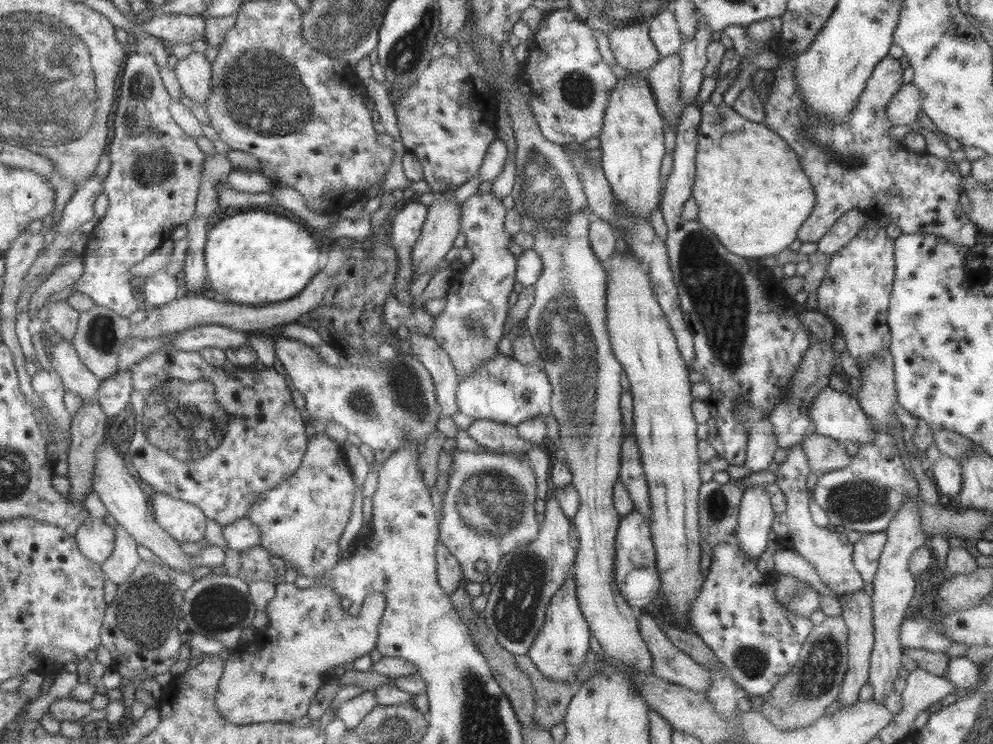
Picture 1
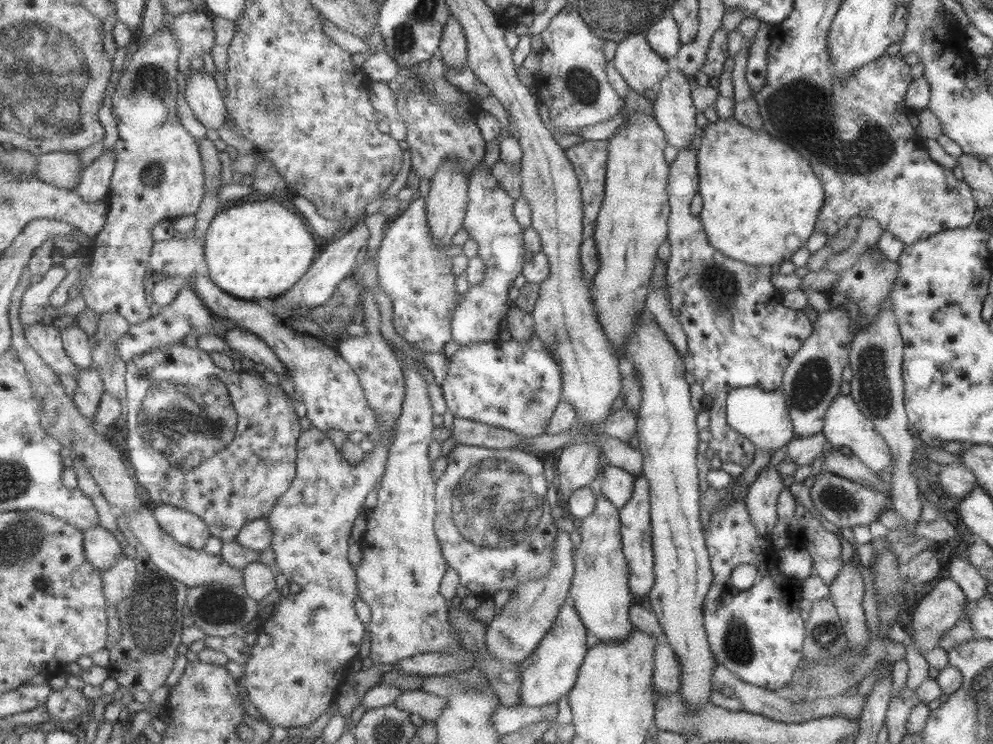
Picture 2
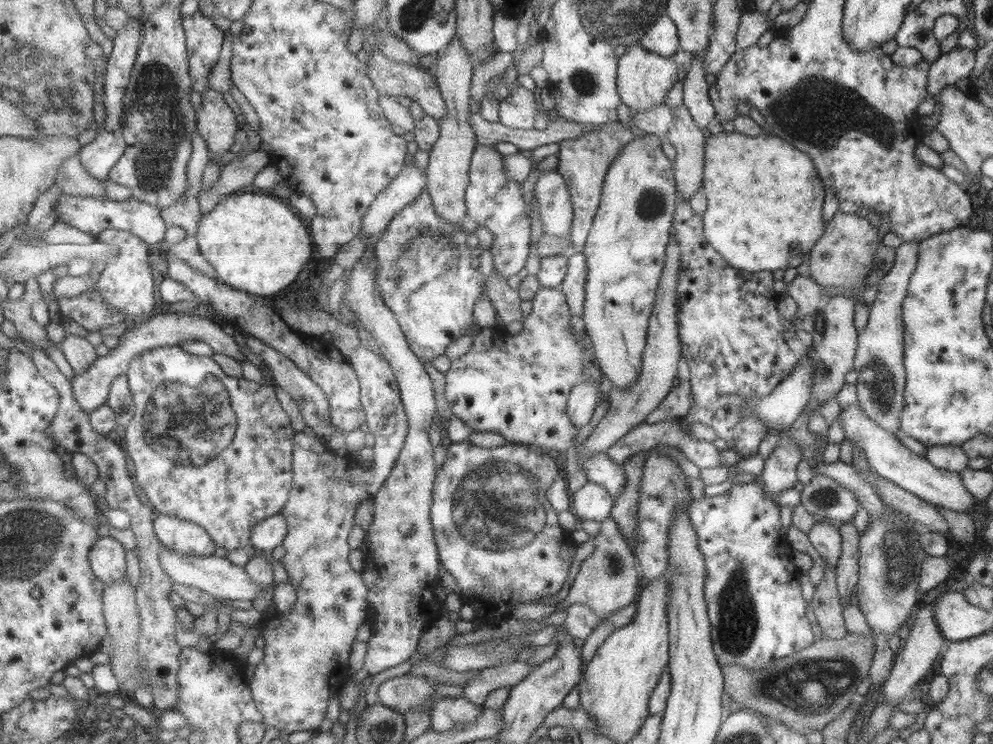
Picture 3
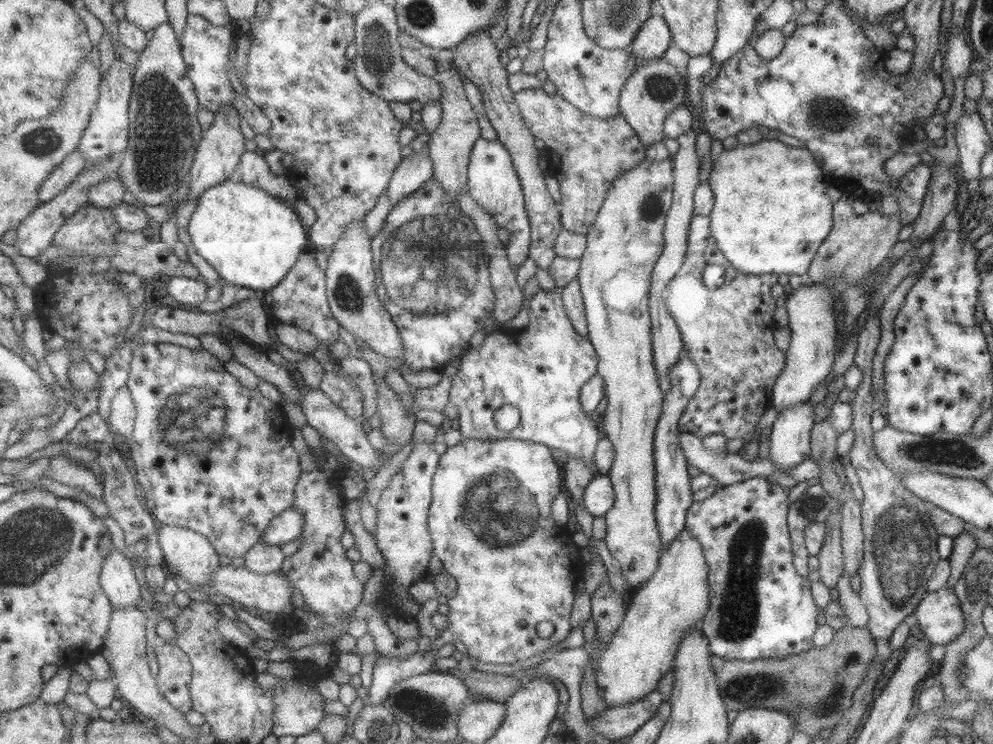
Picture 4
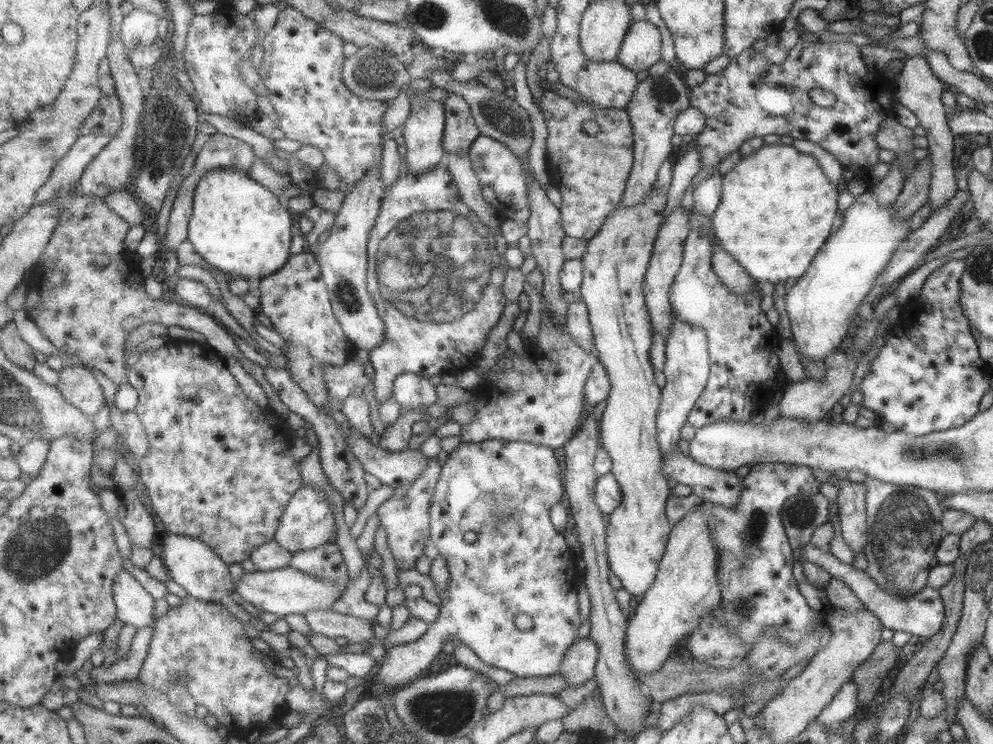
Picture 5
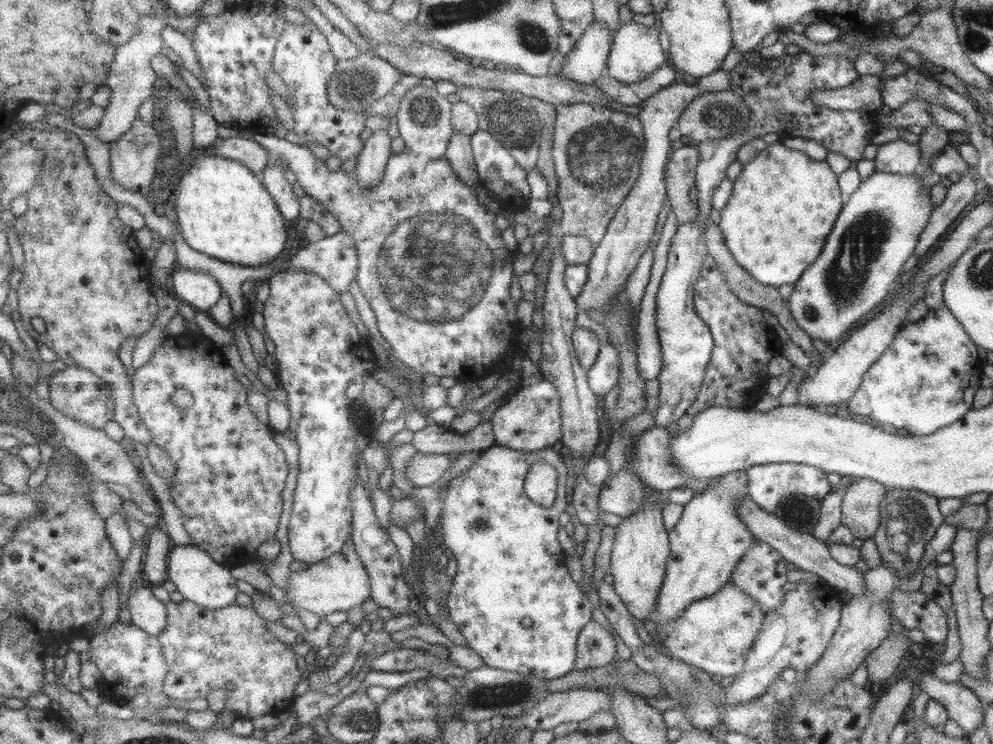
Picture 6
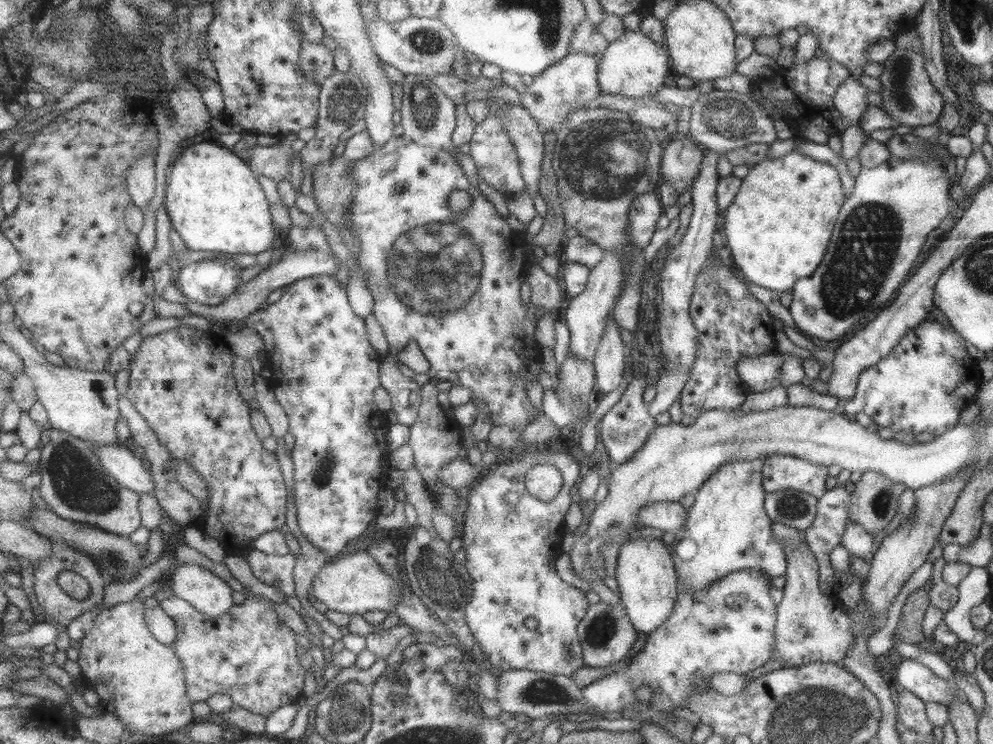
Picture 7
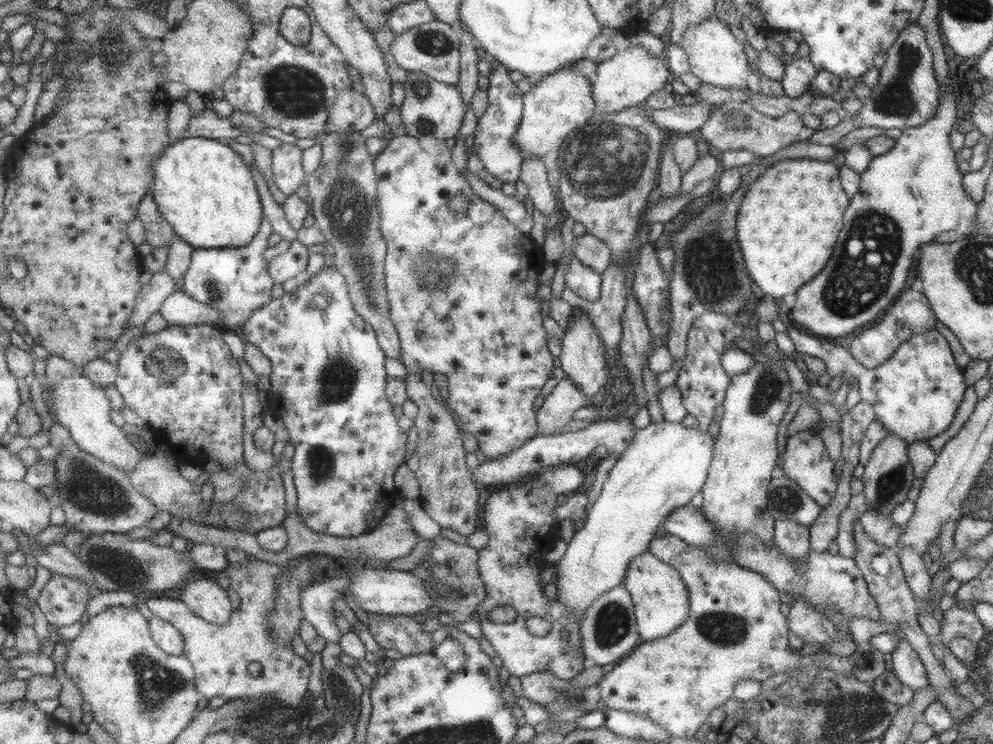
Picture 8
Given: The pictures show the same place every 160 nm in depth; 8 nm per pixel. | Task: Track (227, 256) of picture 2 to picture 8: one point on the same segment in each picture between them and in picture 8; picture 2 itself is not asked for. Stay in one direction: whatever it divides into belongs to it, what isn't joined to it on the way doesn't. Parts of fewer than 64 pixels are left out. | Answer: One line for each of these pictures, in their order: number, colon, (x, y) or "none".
3: (257, 243)
4: (252, 239)
5: (239, 226)
6: (223, 208)
7: (214, 200)
8: (203, 187)

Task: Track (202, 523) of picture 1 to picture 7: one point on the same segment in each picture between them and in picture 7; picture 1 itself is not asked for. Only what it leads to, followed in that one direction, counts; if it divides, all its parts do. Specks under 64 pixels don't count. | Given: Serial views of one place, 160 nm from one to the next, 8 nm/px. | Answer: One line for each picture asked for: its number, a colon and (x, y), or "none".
2: (189, 529)
3: (186, 537)
4: (194, 556)
5: (193, 564)
6: (198, 576)
7: (205, 591)

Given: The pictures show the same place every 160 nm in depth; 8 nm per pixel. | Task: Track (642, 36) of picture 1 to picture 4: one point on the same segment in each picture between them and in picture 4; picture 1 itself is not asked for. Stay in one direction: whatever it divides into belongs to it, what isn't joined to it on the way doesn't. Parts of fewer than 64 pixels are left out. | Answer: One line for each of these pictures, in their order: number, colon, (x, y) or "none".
2: (642, 68)
3: (644, 78)
4: (655, 88)

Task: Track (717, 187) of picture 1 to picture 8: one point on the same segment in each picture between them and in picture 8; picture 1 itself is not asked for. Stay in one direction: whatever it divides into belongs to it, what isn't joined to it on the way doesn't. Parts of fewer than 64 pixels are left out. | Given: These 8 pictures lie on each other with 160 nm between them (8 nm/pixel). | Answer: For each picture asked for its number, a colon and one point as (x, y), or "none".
2: (760, 200)
3: (763, 196)
4: (770, 213)
5: (777, 208)
6: (782, 205)
7: (777, 227)
8: (786, 225)

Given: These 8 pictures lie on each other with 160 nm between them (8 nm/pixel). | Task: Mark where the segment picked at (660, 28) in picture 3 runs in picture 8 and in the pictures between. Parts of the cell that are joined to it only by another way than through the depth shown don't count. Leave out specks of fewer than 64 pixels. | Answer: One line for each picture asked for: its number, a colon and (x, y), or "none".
4: (653, 38)
5: (640, 49)
6: (635, 53)
7: (634, 66)
8: (625, 80)

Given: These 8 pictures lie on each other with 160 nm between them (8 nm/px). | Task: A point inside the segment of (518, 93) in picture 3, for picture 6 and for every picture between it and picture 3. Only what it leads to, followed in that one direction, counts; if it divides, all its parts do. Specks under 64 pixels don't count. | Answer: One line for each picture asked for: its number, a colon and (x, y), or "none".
4: (587, 154)
5: (591, 149)
6: (598, 151)

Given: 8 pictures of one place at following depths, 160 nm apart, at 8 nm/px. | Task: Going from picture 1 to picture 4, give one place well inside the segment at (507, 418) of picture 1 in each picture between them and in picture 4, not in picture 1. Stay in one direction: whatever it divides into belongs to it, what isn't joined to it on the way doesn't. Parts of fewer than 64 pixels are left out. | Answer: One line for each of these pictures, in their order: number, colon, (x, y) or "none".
2: (511, 385)
3: (519, 385)
4: (541, 369)

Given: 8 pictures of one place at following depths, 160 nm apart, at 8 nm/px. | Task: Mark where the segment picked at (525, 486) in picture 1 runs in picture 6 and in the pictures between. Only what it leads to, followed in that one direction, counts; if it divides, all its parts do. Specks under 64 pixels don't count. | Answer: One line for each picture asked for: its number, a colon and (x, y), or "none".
2: (493, 514)
3: (498, 534)
4: (491, 518)
5: (491, 515)
6: (510, 559)

